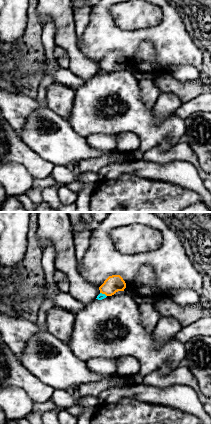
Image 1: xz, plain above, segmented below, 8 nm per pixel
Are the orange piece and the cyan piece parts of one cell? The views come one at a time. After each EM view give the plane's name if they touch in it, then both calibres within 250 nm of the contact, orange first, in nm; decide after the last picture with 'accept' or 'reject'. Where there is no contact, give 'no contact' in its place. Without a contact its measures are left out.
contact in xz; calibres 140 and 50 nm

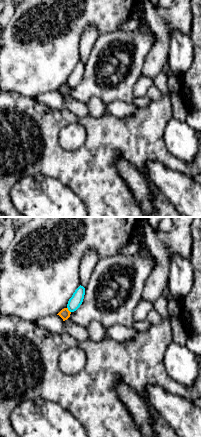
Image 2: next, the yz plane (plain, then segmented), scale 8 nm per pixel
contact in yz; calibres 80 and 100 nm

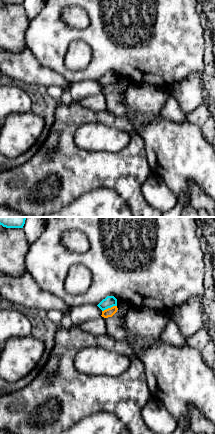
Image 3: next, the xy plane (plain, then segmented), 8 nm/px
contact in xy; calibres 70 and 90 nm

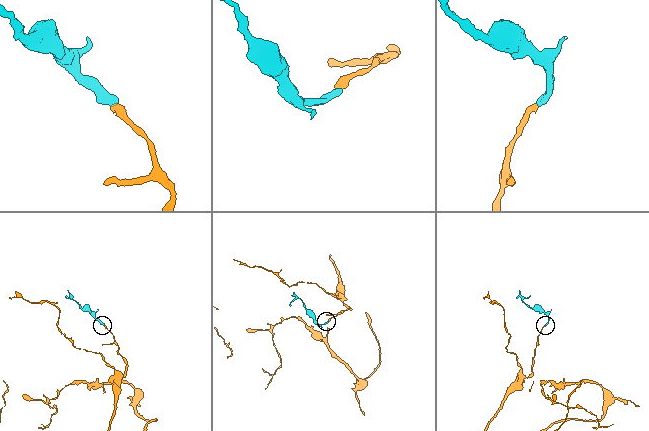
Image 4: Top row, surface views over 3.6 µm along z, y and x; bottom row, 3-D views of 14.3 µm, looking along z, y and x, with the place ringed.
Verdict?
reject

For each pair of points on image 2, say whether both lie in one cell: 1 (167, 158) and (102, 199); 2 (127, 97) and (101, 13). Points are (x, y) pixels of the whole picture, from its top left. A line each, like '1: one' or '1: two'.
1: one
2: two

